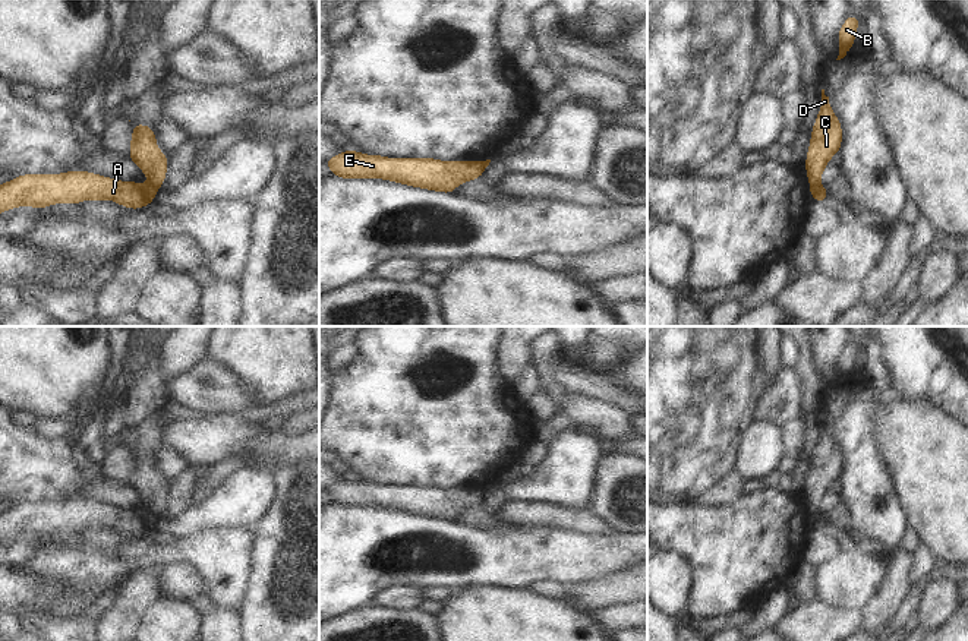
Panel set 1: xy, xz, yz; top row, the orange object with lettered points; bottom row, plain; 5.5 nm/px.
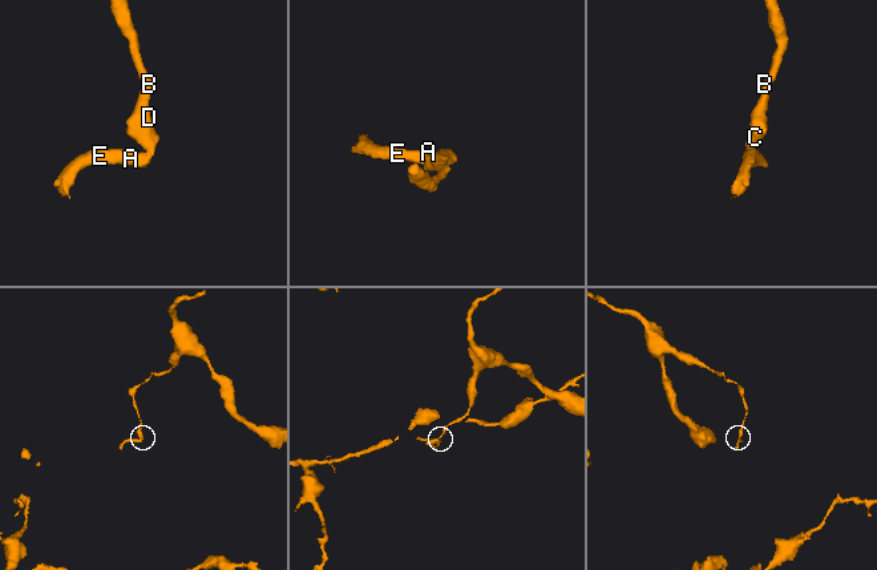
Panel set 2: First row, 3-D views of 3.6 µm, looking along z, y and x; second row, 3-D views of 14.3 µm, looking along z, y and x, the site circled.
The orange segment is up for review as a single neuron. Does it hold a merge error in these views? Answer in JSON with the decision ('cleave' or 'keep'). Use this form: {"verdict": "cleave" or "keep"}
{"verdict": "cleave"}

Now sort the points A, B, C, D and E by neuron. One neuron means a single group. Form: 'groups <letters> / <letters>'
groups A E / B C D

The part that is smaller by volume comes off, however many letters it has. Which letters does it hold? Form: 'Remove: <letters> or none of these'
Remove: A, E

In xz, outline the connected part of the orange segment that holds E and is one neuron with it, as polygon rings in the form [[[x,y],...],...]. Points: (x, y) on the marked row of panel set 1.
[[[346,149],[343,154],[325,160],[332,176],[340,179],[385,179],[412,187],[423,187],[426,190],[438,190],[451,193],[454,189],[474,179],[479,179],[486,171],[485,161],[438,161],[435,158],[385,158],[382,155],[365,155],[353,149]]]

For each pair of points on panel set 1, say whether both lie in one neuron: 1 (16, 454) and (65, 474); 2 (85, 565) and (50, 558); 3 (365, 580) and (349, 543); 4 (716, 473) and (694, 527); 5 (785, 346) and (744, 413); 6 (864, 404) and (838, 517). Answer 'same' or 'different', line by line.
1: same
2: same
3: same
4: different
5: different
6: different

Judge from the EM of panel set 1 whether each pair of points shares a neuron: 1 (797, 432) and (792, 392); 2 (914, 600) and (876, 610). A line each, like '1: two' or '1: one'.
1: two
2: two

